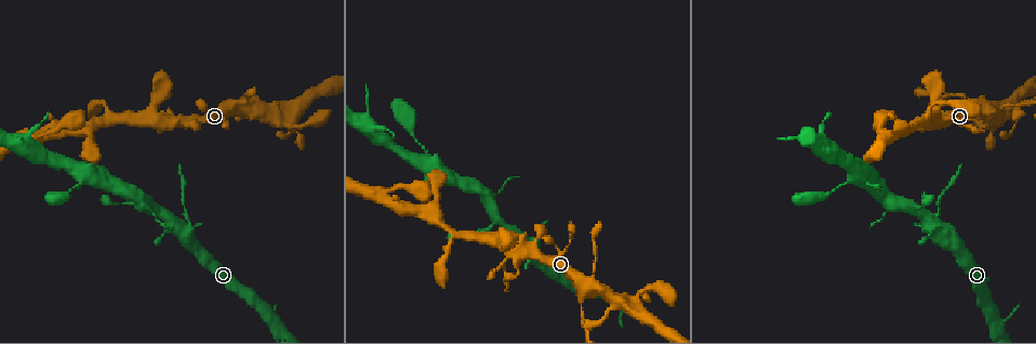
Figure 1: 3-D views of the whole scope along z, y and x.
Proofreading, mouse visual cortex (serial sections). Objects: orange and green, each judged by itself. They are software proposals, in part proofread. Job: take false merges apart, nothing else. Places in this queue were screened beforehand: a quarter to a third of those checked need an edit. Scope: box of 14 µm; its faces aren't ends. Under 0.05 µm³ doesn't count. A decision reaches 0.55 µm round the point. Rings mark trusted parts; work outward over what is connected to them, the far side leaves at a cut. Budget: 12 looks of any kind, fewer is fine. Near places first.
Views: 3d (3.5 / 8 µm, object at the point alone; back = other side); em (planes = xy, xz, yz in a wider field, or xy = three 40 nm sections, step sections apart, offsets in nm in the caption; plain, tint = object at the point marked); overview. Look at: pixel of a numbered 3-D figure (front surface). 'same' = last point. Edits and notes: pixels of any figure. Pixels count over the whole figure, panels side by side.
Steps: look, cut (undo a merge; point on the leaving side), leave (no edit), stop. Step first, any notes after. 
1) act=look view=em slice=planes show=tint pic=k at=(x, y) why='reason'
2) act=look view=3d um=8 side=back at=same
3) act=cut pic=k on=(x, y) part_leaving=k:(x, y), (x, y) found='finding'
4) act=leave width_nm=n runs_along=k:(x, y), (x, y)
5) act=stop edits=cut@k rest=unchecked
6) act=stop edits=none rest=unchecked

act=look view=3d um=3.5 pic=1 at=(590, 280) why='sharp bend'

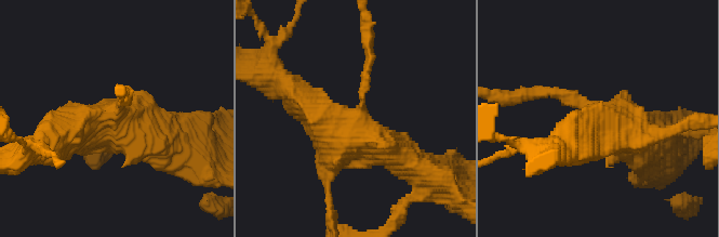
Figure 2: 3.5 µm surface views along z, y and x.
act=look view=em slice=xy step=5 show=tint pic=2 at=(117, 111) why='need the tissue'

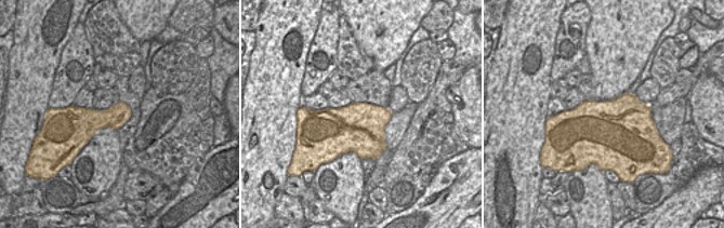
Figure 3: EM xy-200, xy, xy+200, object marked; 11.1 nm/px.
act=leave width_nm=550 runs_along=2:(296, 95), (343, 140), (412, 165) found='one cell here'

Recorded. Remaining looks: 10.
act=look view=3d um=3.5 side=back pic=1 at=(997, 120) why='thin arm on a thick one'

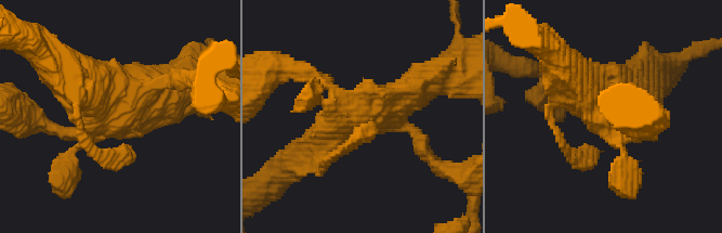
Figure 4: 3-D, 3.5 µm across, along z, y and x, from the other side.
act=look view=em slice=xy step=1 show=tint pic=4 at=(362, 116)

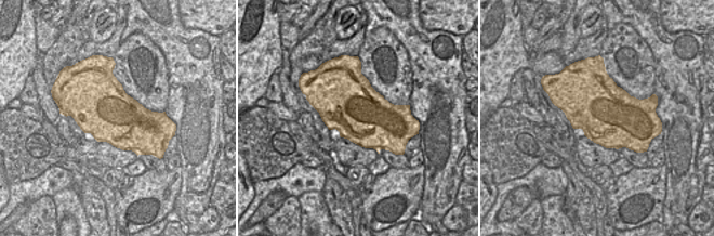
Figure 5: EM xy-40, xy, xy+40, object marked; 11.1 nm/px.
act=leave width_nm=650 runs_along=4:(430, 78), (311, 150) found='one cell here'

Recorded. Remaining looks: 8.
act=look view=3d um=3.5 pic=1 at=(1022, 105) why='abrupt turn'

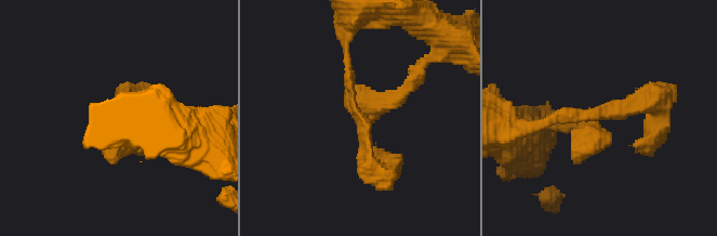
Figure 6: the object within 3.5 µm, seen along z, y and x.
act=look view=em slice=planes show=tint pic=6 at=(592, 120) arm_widths_nm=200,200

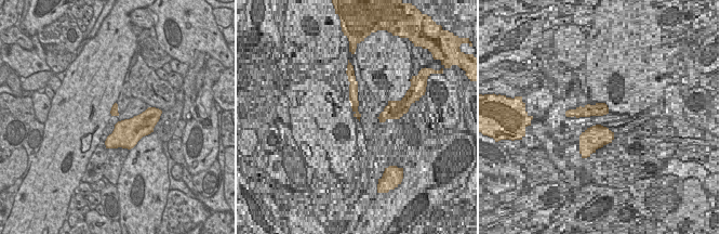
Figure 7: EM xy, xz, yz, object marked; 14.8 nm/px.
act=leave width_nm=280 runs_along=6:(407, 89), (354, 107), (371, 152) found='one cell here'

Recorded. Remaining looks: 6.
act=look view=3d um=3.5 pic=1 at=(180, 120) why='sharp bend'

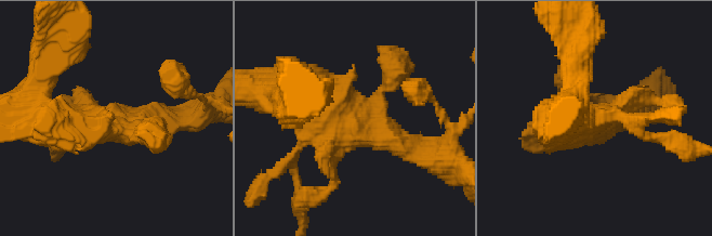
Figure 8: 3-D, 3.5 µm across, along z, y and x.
act=look view=em slice=xy step=3 show=tint pic=8 at=(345, 119) why='shape alone is not enough'

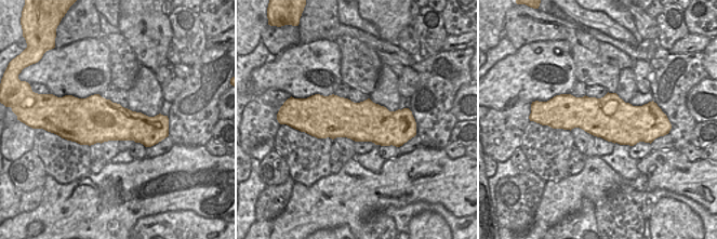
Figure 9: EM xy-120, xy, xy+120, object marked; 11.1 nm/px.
act=leave runs_along=8:(413, 152), (284, 88) found='all the same cell'

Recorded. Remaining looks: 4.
act=look view=3d um=3.5 pic=1 at=(179, 228)

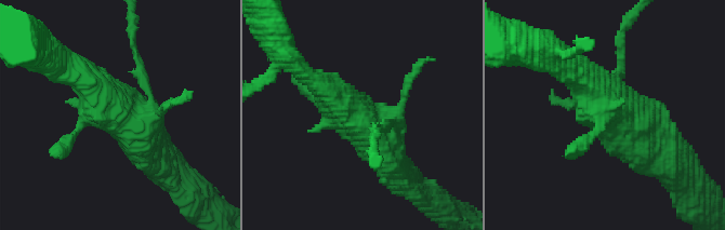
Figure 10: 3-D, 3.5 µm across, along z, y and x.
act=look view=em slice=xy step=1 show=tint pic=10 at=(117, 109) why='shape alone is not enough'

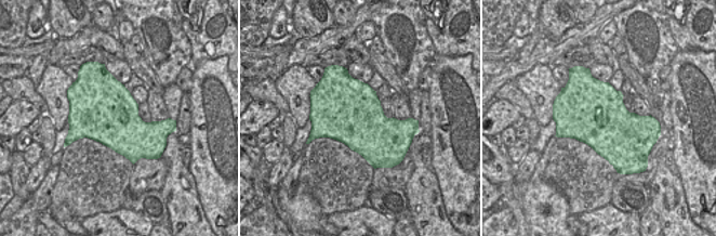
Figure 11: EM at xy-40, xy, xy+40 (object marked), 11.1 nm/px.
act=look view=em slice=xy step=2 show=tint at=same

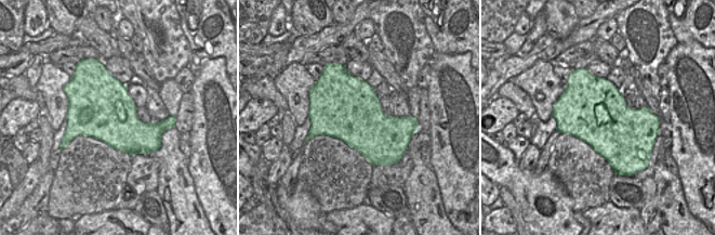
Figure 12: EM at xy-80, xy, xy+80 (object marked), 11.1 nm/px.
act=cut pic=10 on=(621, 50) part_leaving=10:(148, 95), (132, 45), (132, 22) found='a second cell is stuck on'

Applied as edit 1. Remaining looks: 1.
act=stop edits=cut@10 rest=unchecked

